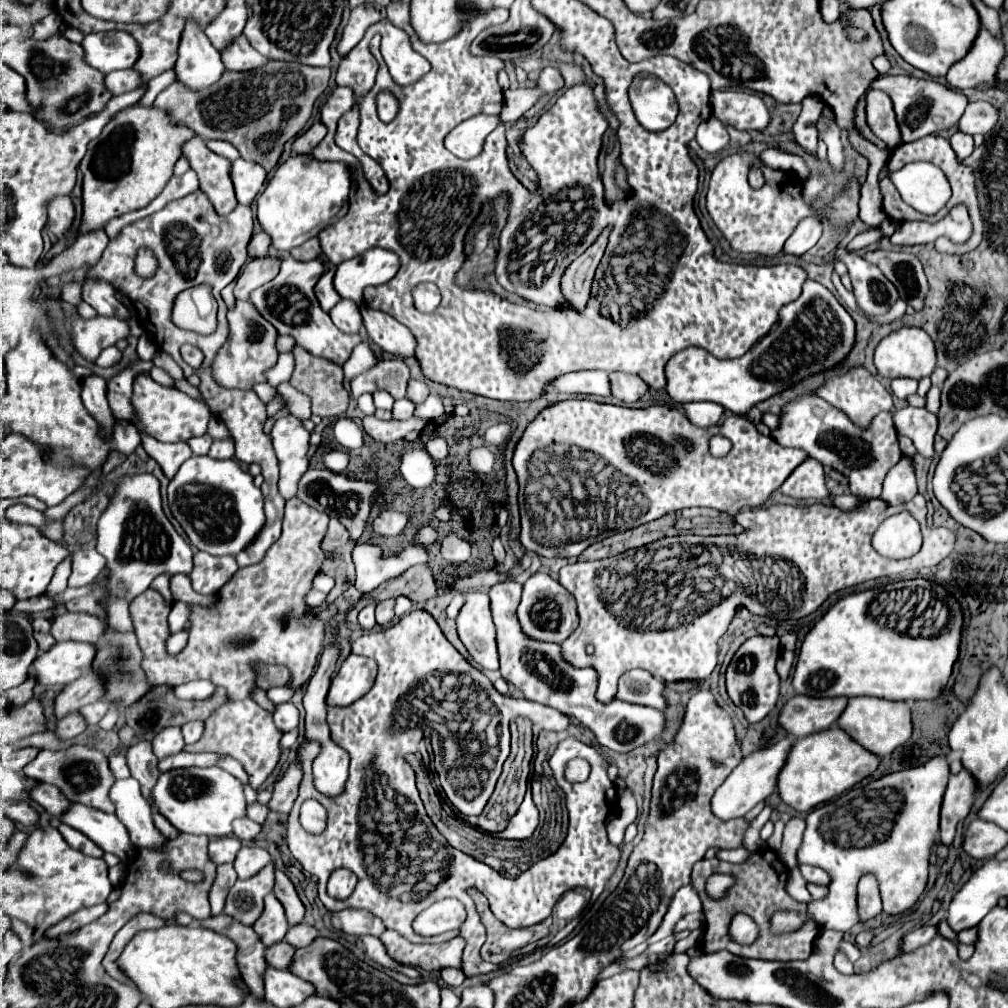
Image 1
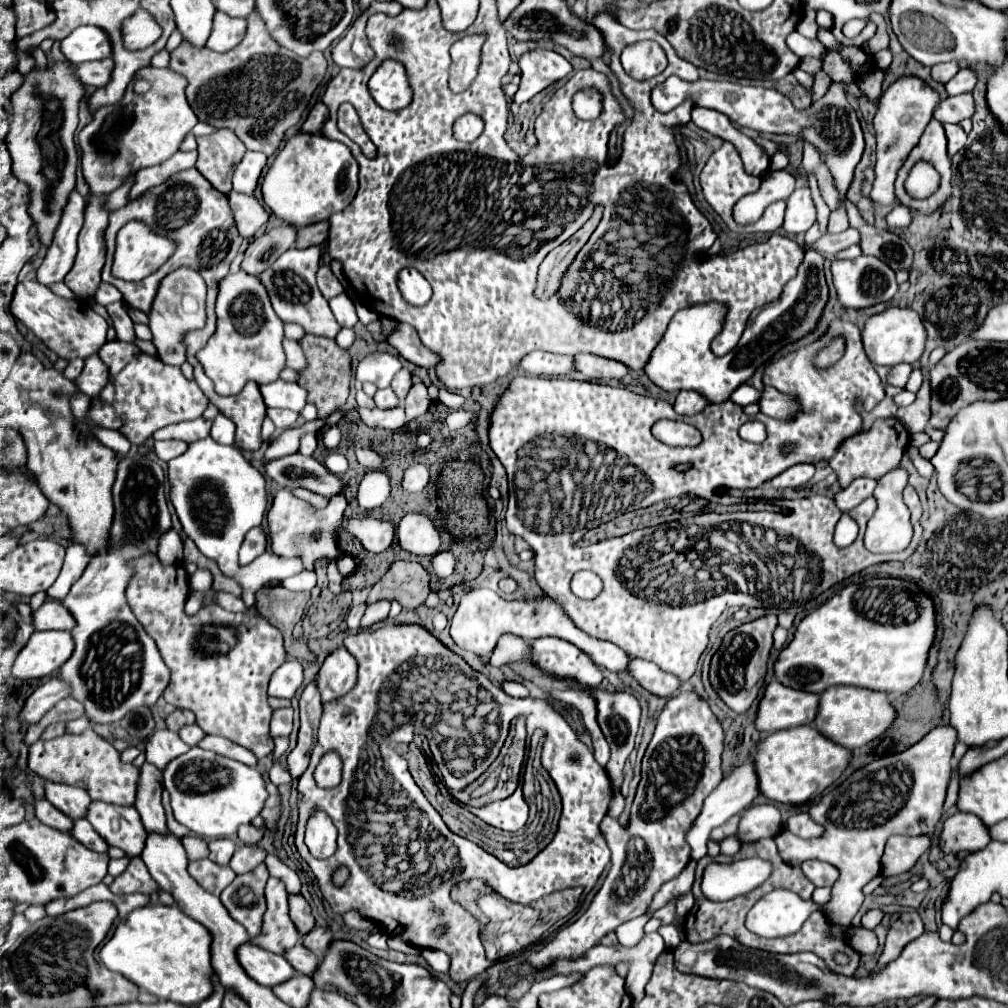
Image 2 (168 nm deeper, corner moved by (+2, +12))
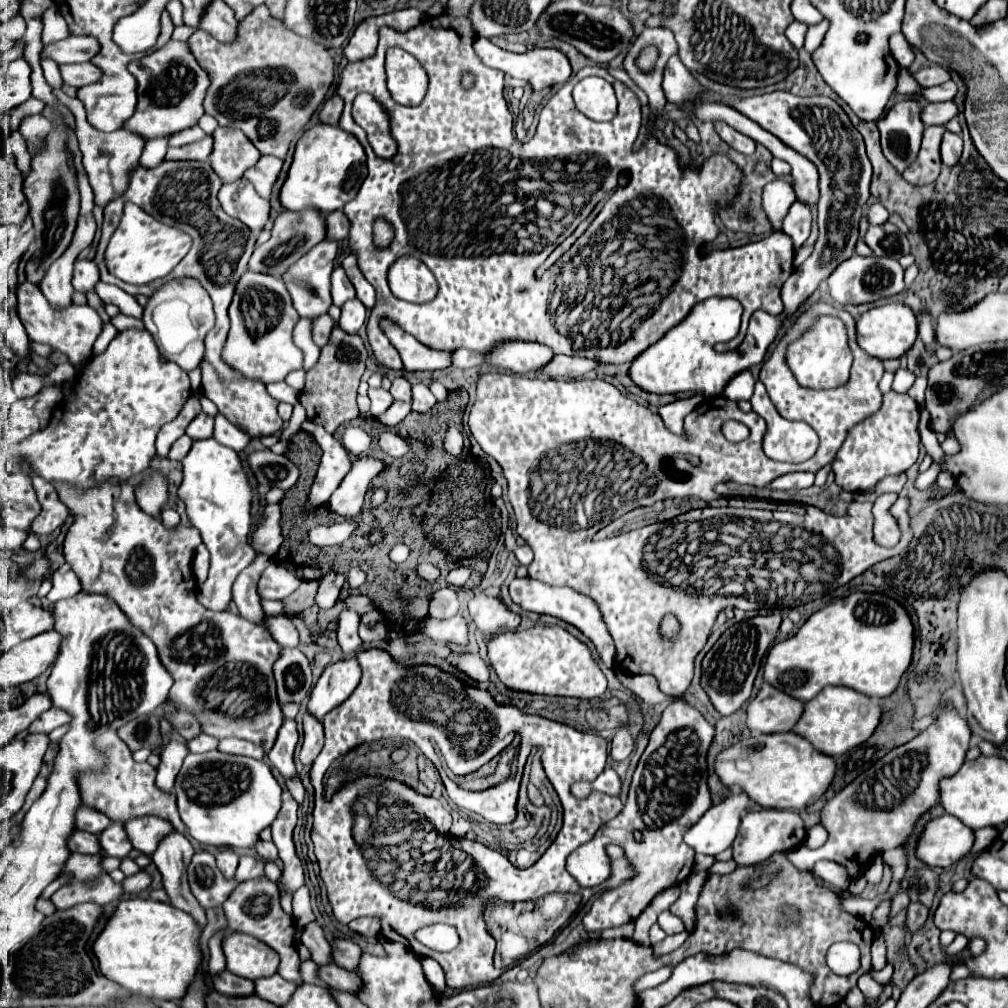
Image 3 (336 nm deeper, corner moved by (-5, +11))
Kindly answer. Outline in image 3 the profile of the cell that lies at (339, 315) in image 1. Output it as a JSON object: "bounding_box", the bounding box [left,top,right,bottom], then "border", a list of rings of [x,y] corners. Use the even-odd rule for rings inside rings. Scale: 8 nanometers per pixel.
{"bounding_box":[337,300,367,334],"border":[[[349,300],[341,306],[341,316],[339,316],[339,322],[337,326],[347,332],[347,334],[353,334],[357,332],[367,320],[367,308],[363,306],[361,300]]]}

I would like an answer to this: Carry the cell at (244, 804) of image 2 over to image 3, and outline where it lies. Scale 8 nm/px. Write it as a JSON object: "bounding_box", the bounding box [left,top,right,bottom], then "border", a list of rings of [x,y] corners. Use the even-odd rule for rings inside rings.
{"bounding_box":[175,754,281,848],"border":[[[187,754],[175,782],[181,820],[189,834],[207,846],[253,848],[261,830],[271,828],[281,810],[281,786],[263,760],[223,754]]]}

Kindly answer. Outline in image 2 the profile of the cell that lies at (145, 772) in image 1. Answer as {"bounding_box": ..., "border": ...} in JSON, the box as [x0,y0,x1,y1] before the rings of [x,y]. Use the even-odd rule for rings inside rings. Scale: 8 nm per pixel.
{"bounding_box":[134,761,168,833],"border":[[[146,761],[140,767],[138,791],[136,791],[136,803],[134,803],[146,831],[168,833],[160,799],[162,799],[162,771],[156,769],[156,765]]]}

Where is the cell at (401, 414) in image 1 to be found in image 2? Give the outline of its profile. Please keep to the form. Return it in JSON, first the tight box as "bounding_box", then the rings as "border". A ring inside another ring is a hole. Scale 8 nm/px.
{"bounding_box":[374,387,400,409],"border":[[[390,387],[378,389],[378,393],[374,395],[374,401],[376,401],[376,407],[380,407],[380,409],[392,409],[392,407],[400,405],[400,399],[396,397],[396,393]]]}

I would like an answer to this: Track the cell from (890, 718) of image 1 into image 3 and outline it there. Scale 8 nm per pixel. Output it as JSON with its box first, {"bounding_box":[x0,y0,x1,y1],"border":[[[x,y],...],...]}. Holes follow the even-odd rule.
{"bounding_box":[791,686,881,758],"border":[[[827,686],[813,700],[805,702],[803,714],[797,720],[797,724],[791,728],[791,732],[805,738],[815,750],[835,758],[863,744],[877,728],[879,714],[881,714],[881,708],[879,708],[877,698],[867,698],[843,686]]]}

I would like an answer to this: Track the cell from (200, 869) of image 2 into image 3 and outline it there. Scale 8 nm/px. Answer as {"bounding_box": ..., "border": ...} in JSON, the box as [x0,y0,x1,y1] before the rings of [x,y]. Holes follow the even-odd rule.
{"bounding_box":[187,852,237,910],"border":[[[197,852],[193,856],[187,868],[187,880],[193,896],[205,910],[219,908],[237,886],[237,880],[223,880],[211,852]]]}

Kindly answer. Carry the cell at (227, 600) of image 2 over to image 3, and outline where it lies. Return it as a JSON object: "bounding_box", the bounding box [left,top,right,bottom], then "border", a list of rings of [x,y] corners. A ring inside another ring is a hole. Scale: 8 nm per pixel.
{"bounding_box":[267,616,299,648],"border":[[[267,616],[267,630],[271,632],[271,636],[287,648],[295,648],[299,646],[299,634],[291,622],[291,618],[287,616]]]}

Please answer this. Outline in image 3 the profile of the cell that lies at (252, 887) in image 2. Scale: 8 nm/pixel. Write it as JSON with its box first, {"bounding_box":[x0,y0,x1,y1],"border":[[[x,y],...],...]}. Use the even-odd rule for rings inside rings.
{"bounding_box":[223,876,303,986],"border":[[[261,876],[259,880],[247,880],[247,882],[237,884],[235,890],[229,894],[229,898],[223,902],[223,912],[225,912],[229,930],[241,930],[245,934],[251,934],[259,938],[261,942],[265,942],[267,946],[271,946],[279,954],[281,958],[279,970],[277,970],[279,976],[283,976],[289,982],[295,982],[297,986],[303,984],[301,974],[299,974],[299,954],[293,940],[295,922],[289,914],[283,912],[279,904],[279,888],[275,882]]]}

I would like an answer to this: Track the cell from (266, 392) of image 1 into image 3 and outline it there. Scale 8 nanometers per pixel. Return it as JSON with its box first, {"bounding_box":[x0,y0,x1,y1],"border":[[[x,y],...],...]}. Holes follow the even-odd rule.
{"bounding_box":[267,382,299,404],"border":[[[271,382],[271,384],[267,384],[267,392],[279,402],[289,402],[289,404],[297,404],[299,402],[299,392],[295,392],[285,382]]]}

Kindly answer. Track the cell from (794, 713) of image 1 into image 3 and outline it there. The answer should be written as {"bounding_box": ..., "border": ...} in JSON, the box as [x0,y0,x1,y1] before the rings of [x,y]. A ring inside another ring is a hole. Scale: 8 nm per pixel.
{"bounding_box":[745,684,803,732],"border":[[[763,684],[755,698],[749,700],[747,712],[745,712],[745,726],[751,732],[789,732],[791,726],[795,726],[795,720],[799,720],[803,710],[803,702],[779,692],[777,688],[771,688],[769,684]]]}

